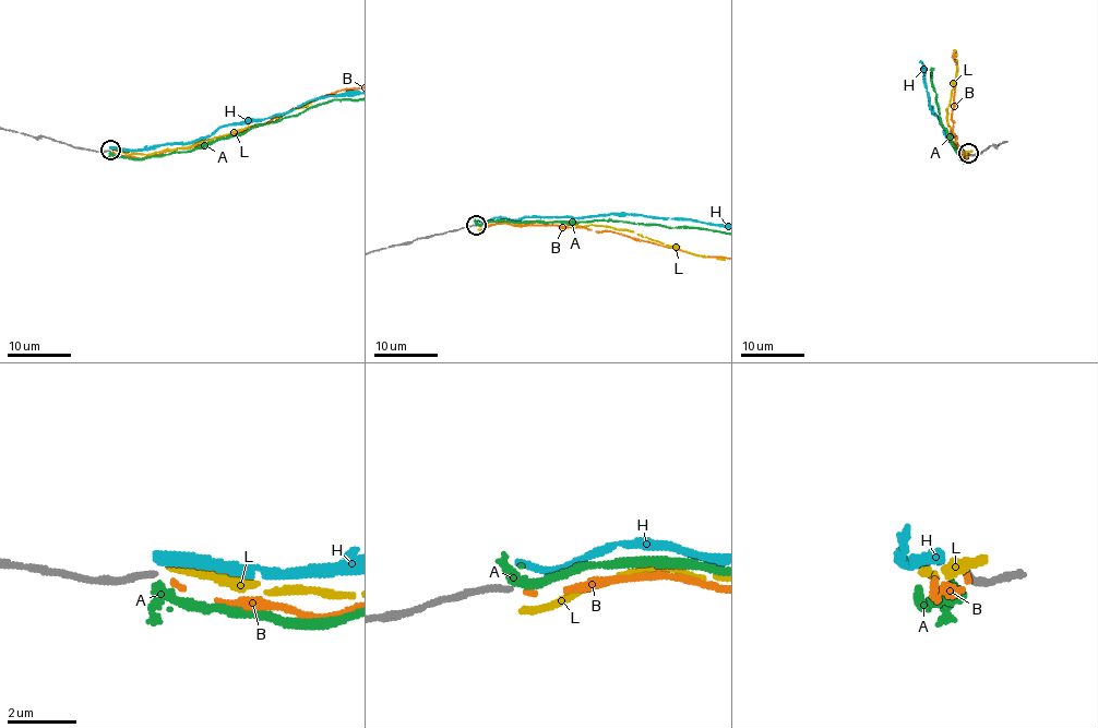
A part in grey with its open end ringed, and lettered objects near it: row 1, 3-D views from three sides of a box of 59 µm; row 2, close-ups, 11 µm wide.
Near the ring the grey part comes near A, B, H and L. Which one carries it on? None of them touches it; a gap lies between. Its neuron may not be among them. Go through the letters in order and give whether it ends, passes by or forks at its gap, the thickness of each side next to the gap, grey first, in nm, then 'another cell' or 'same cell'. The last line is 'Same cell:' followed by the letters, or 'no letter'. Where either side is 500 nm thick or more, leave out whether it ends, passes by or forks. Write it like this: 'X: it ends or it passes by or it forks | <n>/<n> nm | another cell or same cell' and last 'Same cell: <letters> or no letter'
A: it passes by | 170/220 nm | another cell
B: it ends | 170/110 nm | same cell
H: it ends | 170/320 nm | another cell
L: it ends | 170/220 nm | another cell
Same cell: B

